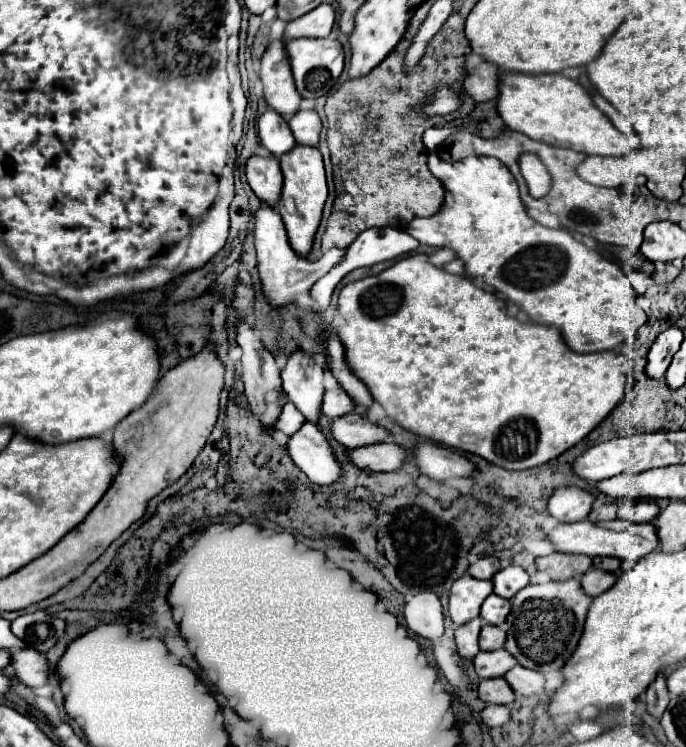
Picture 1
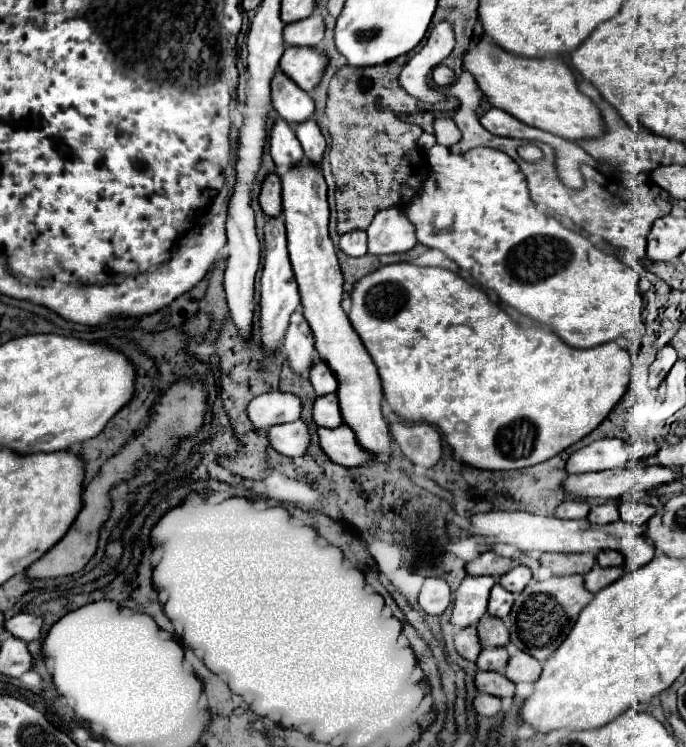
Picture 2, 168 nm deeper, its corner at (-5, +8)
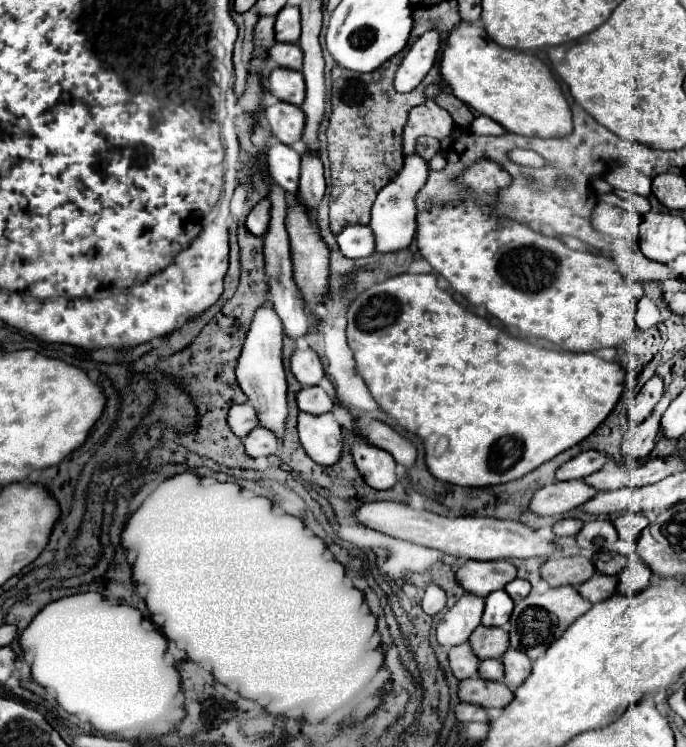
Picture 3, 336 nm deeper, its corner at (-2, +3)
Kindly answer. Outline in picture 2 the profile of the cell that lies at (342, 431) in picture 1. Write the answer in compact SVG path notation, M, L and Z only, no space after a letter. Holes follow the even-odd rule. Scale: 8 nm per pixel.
M336 394L316 398L316 402L314 402L314 422L318 426L324 426L324 428L336 428L336 426L344 424Z

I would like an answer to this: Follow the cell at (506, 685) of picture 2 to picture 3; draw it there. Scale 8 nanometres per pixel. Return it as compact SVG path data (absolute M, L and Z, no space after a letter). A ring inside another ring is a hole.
M479 677L461 681L457 695L461 701L479 705L483 709L505 707L513 699L513 691L507 685L499 681L483 681Z

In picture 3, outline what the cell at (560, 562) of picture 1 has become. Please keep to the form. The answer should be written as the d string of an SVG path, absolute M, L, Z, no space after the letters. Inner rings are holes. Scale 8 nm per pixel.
M551 557L543 567L541 567L543 579L551 587L561 587L561 585L571 585L579 587L587 579L595 575L595 567L587 557Z

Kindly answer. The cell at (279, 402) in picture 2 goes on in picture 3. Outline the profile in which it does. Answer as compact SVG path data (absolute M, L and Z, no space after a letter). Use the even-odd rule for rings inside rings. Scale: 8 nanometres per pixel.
M251 403L233 405L233 407L229 409L227 423L229 423L229 429L233 429L239 439L243 439L251 429L255 429L255 427L259 425L259 421L257 421L257 417L255 417L255 409L253 409Z

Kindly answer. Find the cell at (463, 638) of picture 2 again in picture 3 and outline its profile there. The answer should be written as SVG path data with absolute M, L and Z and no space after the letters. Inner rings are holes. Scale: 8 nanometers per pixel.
M463 643L459 647L451 647L449 649L449 665L451 665L453 675L459 681L463 681L463 679L469 679L469 677L477 675L479 659L471 651L471 645L469 643Z

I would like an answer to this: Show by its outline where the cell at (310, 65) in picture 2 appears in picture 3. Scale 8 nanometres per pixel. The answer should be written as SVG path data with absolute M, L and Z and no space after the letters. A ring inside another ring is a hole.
M275 67L269 73L269 93L273 97L277 97L279 101L285 103L295 103L301 105L305 99L305 83L303 83L303 75L291 69L281 69Z

